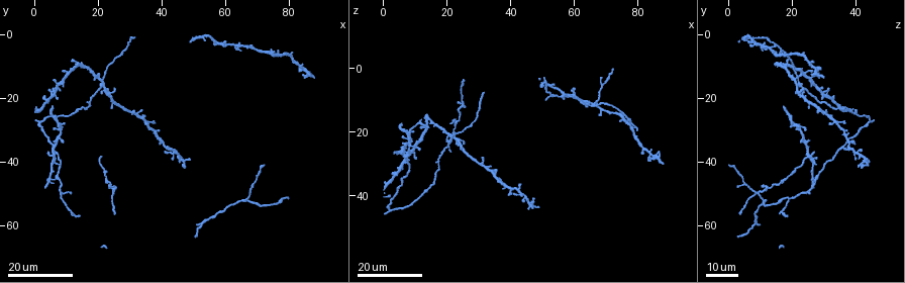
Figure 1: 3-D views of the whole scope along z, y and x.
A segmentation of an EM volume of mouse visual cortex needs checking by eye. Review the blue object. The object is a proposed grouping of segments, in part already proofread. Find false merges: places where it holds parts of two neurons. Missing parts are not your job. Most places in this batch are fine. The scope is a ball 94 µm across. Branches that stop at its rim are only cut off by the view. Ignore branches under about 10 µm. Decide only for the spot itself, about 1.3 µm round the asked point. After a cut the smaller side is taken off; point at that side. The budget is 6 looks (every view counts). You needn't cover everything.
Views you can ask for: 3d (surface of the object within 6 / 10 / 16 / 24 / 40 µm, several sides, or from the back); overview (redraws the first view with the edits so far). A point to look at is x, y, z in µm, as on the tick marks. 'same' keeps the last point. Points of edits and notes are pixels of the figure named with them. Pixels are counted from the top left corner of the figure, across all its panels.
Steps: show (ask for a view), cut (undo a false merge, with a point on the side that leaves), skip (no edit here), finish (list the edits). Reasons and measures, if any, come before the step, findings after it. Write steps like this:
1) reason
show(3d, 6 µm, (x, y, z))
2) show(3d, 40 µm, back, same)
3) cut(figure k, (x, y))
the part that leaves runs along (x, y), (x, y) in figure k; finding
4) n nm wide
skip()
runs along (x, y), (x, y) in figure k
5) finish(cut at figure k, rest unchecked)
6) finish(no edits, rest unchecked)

small branch off a trunk
show(3d, 16 µm, (7.5, 33.0, 23.0))

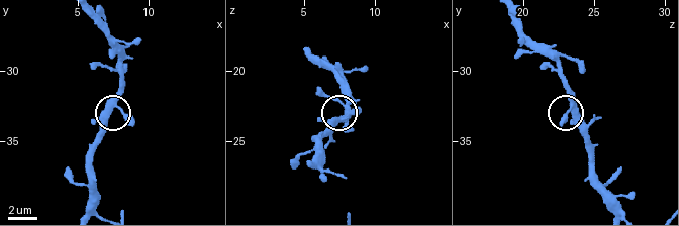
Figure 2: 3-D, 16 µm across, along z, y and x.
show(3d, 10 µm, (7.8, 32.4, 23.4))

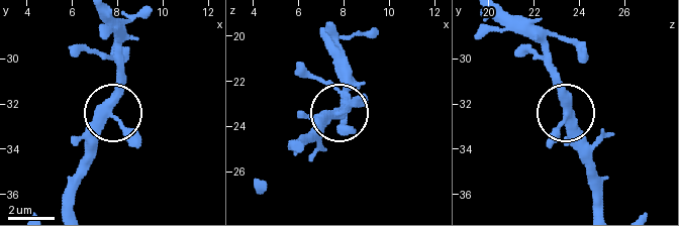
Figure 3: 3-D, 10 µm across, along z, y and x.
4 arms
skip()
runs along (70, 205), (72, 176), (89, 135), (110, 106), (116, 57) in figure 3; continuous, no second neuron

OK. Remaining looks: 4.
a fork
show(3d, 24 µm, (7.0, 44.5, 27.5))

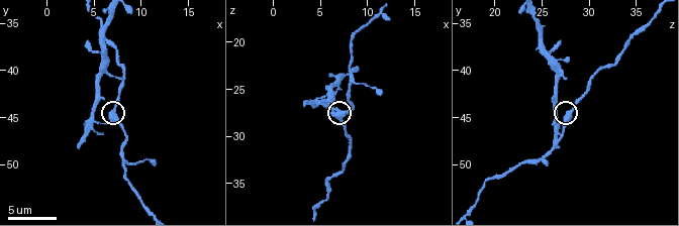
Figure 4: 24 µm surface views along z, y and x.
show(3d, 6 µm, (7.0, 45.2, 27.8))

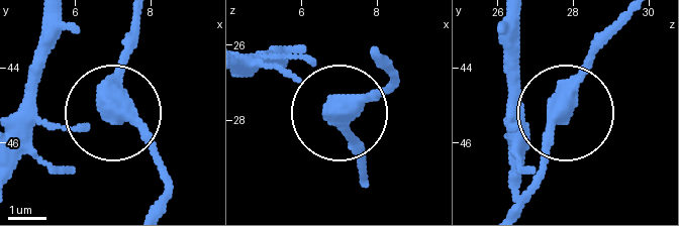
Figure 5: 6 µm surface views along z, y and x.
3 arms
skip()
runs along (624, 25), (585, 74), (544, 166) in figure 5; all the same neuron

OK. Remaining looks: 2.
three arms meet
show(3d, 24 µm, (66.0, 52.5, 11.0))

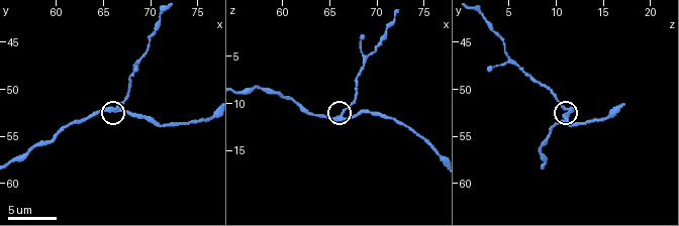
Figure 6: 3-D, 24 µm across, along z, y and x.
zoom in
show(3d, 10 µm, (66.0, 52.2, 11.6))

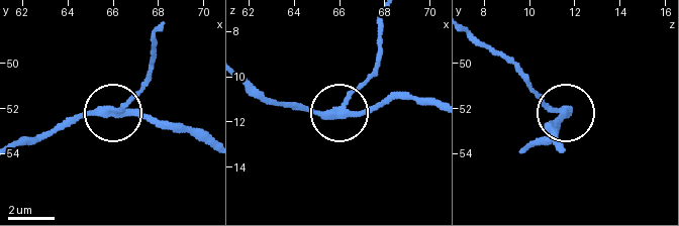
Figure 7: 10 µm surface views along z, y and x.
3 arms
skip()
all the same neuron

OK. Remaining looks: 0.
finish(no edits, rest unchecked)

